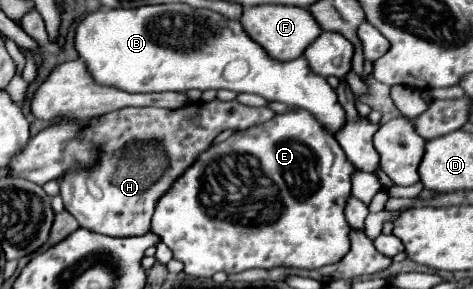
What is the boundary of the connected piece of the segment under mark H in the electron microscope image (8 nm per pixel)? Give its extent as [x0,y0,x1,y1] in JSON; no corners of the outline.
[60,100,276,238]

